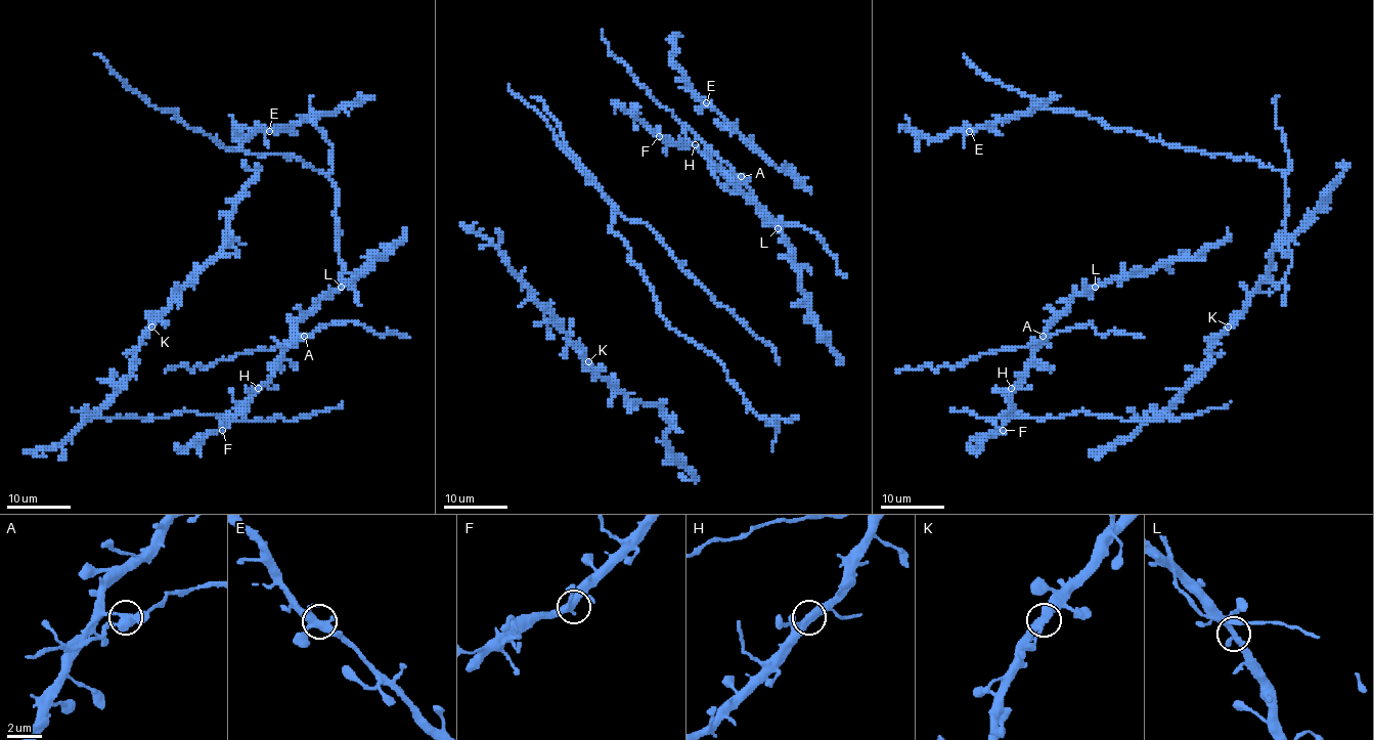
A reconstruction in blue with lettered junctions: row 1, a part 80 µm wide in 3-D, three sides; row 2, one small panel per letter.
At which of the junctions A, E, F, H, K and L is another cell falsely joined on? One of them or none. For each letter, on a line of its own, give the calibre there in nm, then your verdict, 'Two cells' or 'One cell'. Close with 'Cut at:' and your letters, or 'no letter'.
A: Thickness 360 nm. One cell
E: Thickness 420 nm. One cell
F: Thickness 360 nm. One cell
H: Thickness 340 nm. One cell
K: Thickness 360 nm. One cell
L: Thickness 320 nm. One cell
Cut at: no letter

